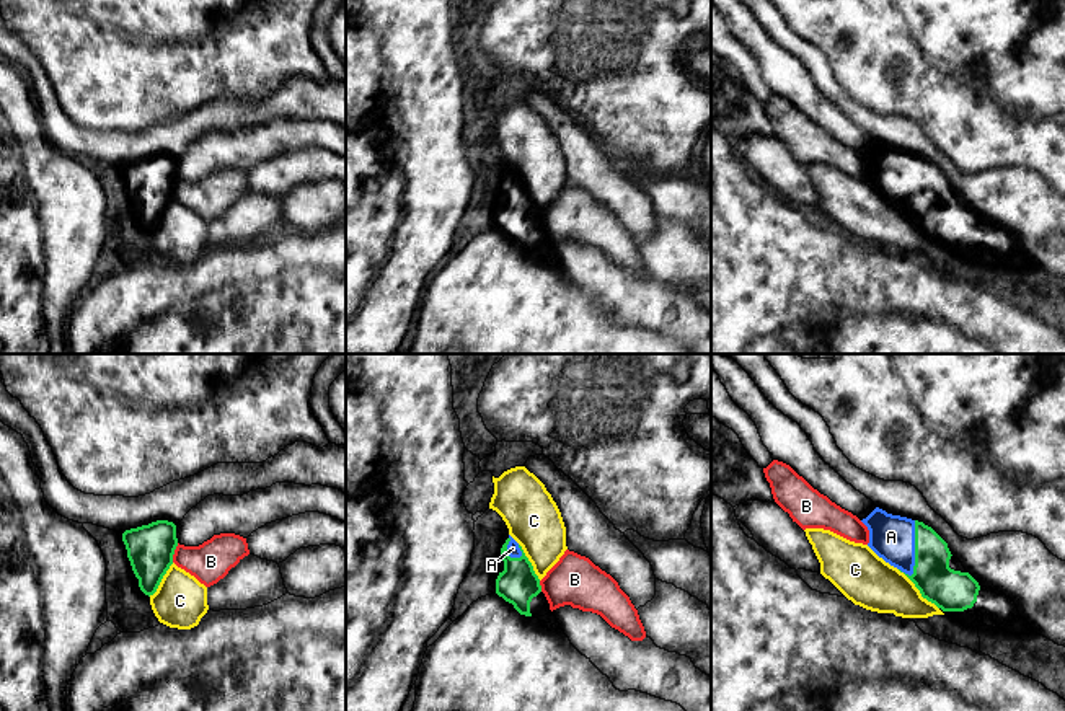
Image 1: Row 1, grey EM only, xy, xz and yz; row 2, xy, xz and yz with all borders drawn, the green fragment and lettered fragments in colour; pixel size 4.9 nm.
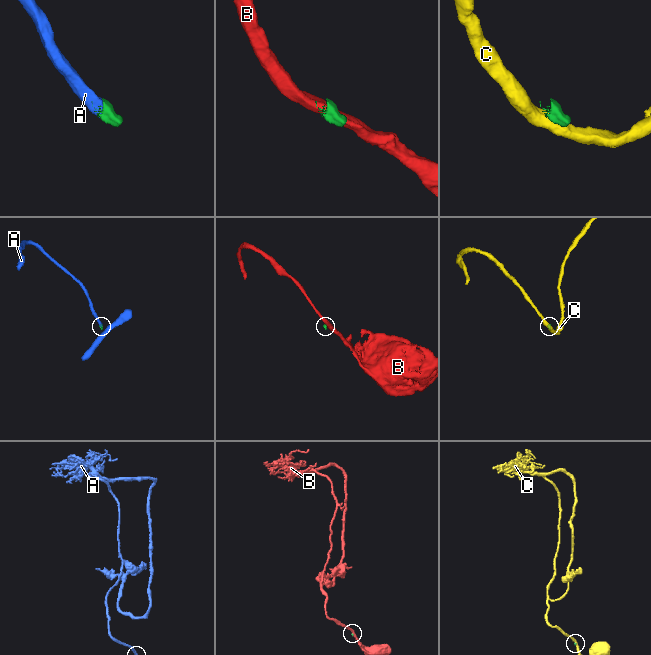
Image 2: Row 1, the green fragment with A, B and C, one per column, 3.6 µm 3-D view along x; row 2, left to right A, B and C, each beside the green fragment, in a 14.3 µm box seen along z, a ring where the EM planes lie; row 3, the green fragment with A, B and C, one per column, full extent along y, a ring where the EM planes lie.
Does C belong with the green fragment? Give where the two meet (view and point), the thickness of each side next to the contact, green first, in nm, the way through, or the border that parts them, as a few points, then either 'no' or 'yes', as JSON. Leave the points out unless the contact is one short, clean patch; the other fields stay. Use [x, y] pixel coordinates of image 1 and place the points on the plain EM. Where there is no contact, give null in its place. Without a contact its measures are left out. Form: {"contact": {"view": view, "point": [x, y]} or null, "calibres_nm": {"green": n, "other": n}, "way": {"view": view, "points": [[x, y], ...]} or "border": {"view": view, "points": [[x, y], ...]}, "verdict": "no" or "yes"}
{"contact": {"view": "yz", "point": [919, 224]}, "calibres_nm": {"green": 200, "other": 260}, "border": {"view": "yz", "points": [[897, 204], [938, 243]]}, "verdict": "no"}

